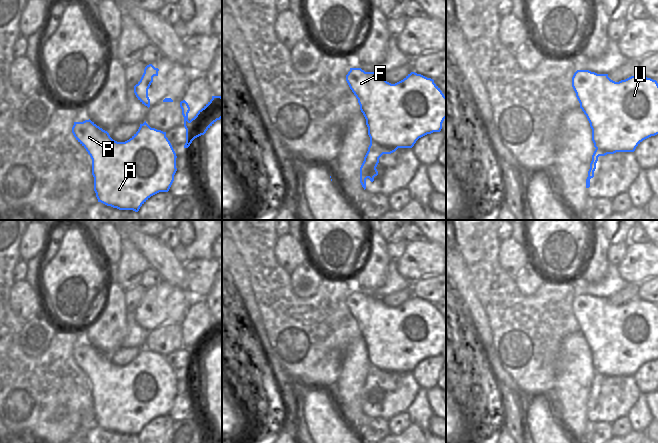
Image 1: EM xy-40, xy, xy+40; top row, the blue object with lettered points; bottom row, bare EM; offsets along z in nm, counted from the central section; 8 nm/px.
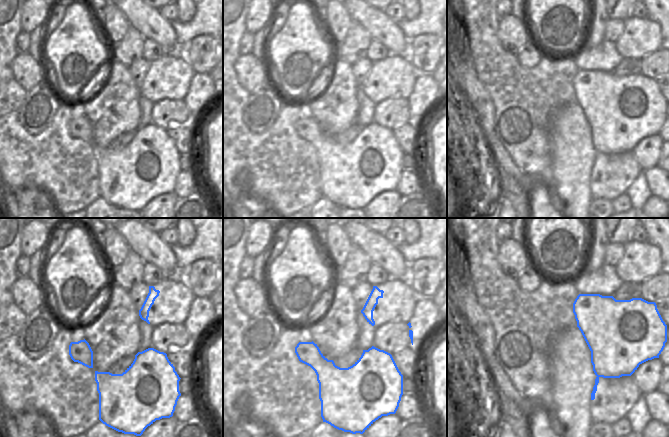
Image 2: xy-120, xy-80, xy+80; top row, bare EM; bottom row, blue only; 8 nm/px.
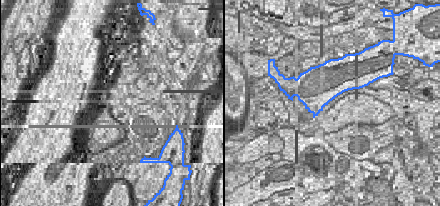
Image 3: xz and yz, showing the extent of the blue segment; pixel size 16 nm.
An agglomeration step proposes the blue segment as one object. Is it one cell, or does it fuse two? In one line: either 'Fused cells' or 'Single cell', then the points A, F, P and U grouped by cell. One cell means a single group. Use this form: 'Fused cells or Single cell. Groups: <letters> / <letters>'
Single cell. Groups: A F P U

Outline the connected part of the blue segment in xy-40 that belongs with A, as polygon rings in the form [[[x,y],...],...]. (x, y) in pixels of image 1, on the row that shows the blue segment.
[[[89,119],[74,122],[72,133],[92,159],[94,191],[98,202],[119,210],[138,212],[151,196],[169,191],[177,171],[177,156],[166,132],[151,128],[145,121],[129,140],[117,142]]]

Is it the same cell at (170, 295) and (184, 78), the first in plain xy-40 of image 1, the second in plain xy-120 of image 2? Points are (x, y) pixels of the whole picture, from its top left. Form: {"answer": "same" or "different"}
{"answer": "different"}

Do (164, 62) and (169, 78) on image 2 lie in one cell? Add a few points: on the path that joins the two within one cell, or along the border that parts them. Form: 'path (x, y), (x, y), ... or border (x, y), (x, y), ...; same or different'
path (168, 66), (169, 74); same

